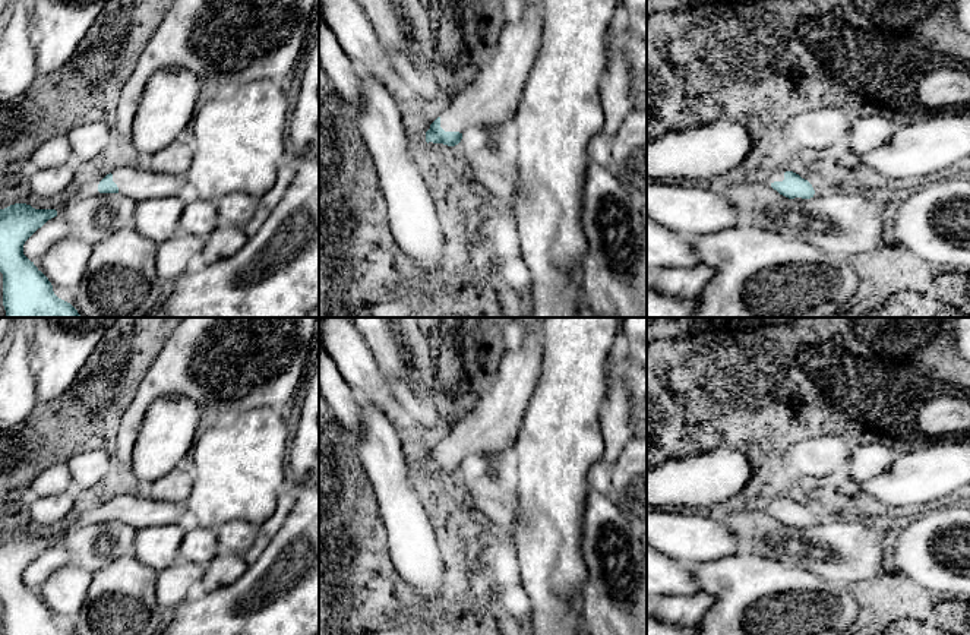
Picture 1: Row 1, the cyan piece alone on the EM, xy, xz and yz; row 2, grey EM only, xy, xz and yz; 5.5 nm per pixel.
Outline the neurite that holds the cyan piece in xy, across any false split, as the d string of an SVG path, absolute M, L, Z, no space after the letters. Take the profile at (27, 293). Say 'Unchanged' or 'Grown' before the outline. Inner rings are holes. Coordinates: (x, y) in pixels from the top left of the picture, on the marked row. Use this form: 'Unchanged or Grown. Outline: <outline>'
Unchanged. Outline: M26 203L0 209L0 272L7 318L80 318L70 303L54 294L48 278L23 255L25 241L54 217L56 209L35 209Z

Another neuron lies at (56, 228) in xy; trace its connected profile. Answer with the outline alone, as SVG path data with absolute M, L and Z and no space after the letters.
M57 215L38 228L23 244L23 255L31 262L40 262L45 253L61 238L72 236L67 221Z

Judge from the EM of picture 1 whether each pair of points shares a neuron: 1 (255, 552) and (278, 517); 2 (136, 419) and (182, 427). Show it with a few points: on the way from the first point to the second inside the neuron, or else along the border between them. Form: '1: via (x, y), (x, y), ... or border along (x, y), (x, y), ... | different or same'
1: via (259, 543), (271, 525) | same
2: border along (167, 395), (158, 397), (147, 410), (130, 452) | different

